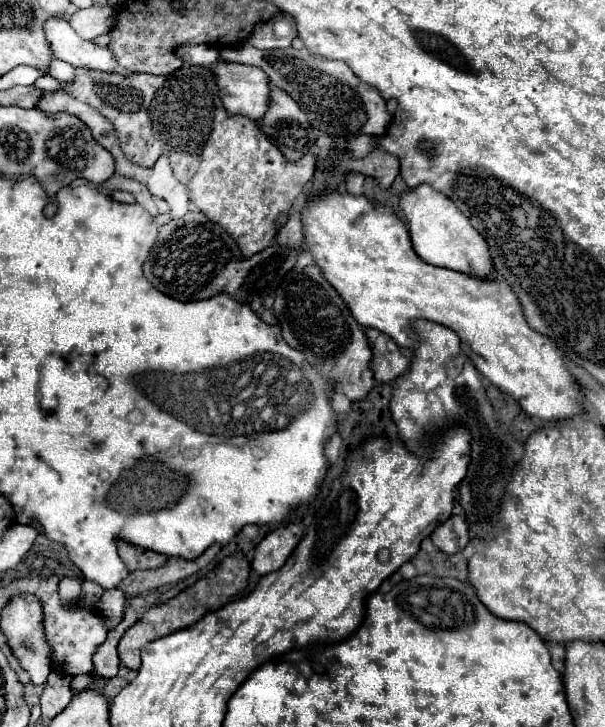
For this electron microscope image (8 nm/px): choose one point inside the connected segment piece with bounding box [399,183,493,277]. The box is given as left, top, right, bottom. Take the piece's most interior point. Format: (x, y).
(441, 236)

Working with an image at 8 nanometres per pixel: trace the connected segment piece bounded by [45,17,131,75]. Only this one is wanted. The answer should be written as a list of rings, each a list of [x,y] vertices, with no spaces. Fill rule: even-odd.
[[[51,19],[47,21],[47,41],[55,53],[57,59],[63,59],[71,63],[73,67],[83,67],[83,69],[101,69],[105,73],[119,73],[119,75],[131,75],[127,69],[123,69],[117,61],[115,55],[109,47],[101,47],[93,41],[81,39],[69,21],[59,21]]]

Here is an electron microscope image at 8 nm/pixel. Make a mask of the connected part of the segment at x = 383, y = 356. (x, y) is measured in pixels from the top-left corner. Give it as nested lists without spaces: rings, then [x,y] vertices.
[[[365,329],[365,333],[367,333],[367,339],[373,349],[371,369],[373,369],[377,381],[389,383],[409,371],[409,359],[387,335],[383,335],[381,331],[375,331],[375,329]]]

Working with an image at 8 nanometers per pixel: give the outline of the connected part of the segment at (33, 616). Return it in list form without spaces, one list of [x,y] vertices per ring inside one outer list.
[[[19,595],[13,597],[7,607],[1,613],[1,629],[7,637],[7,643],[17,657],[19,665],[31,675],[31,681],[35,685],[41,685],[47,681],[51,669],[47,669],[47,645],[43,645],[43,619],[41,619],[41,605],[33,597]]]

